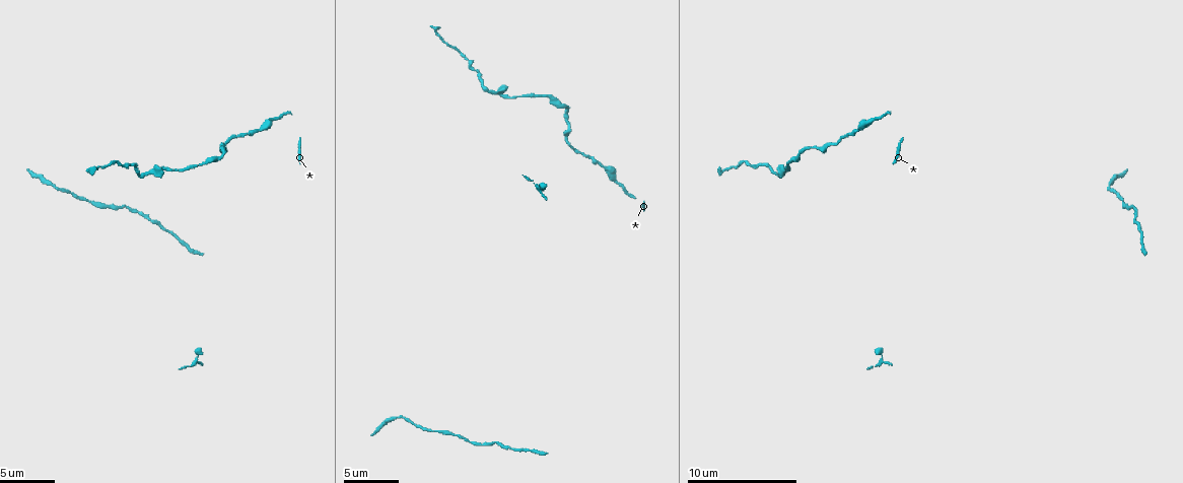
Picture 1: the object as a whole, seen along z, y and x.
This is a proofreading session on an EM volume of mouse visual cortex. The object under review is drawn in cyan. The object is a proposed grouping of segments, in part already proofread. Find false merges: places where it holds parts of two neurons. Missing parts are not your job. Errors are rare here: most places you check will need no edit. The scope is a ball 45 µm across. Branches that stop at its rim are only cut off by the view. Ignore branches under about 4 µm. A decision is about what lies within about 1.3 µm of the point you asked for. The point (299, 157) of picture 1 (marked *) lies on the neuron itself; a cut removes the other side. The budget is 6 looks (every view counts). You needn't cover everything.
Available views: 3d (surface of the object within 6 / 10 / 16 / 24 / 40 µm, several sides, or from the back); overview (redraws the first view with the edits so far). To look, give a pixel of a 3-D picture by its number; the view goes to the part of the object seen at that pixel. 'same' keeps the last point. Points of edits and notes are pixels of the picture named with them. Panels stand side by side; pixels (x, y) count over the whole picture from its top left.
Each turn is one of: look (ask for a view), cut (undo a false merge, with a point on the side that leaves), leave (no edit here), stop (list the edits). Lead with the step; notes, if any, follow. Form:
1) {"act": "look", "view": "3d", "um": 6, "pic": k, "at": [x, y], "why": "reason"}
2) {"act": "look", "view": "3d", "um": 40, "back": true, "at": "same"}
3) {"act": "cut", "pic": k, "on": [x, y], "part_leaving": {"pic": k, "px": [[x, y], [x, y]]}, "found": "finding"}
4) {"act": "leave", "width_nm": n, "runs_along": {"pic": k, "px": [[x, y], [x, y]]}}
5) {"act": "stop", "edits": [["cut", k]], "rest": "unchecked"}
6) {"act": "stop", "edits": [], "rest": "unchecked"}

{"act": "look", "view": "3d", "um": 6, "pic": 1, "at": [1109, 185], "why": "sudden change in width"}

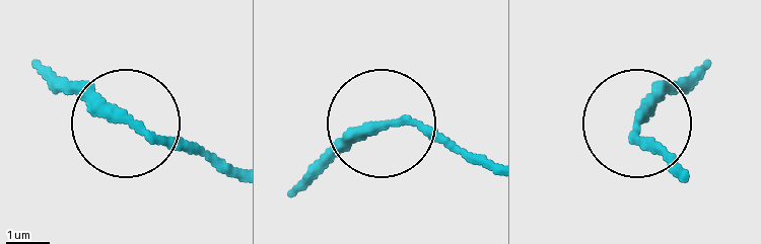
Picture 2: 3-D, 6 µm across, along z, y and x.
{"act": "leave", "width_nm": 230, "found": "all the same neuron"}

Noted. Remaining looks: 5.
{"act": "look", "view": "3d", "um": 16, "pic": 1, "at": [1127, 208], "why": "thick turns thin"}

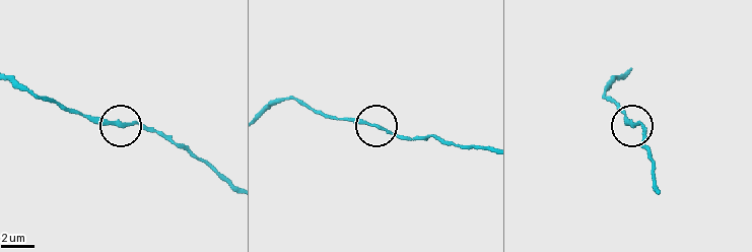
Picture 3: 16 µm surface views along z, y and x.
{"act": "look", "view": "3d", "um": 16, "back": true, "pic": 3, "at": [120, 126], "why": "from behind"}

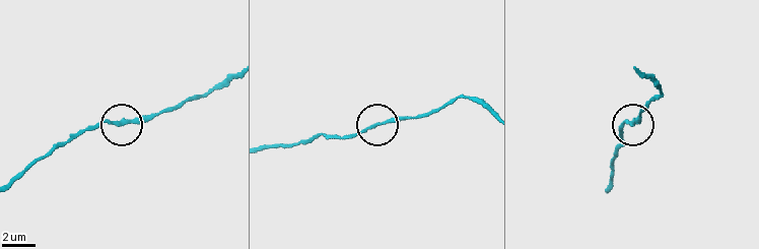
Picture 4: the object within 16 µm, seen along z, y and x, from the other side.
{"act": "leave", "width_nm": 200, "found": "one neuron here"}

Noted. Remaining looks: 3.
{"act": "look", "view": "3d", "um": 10, "pic": 1, "at": [484, 88], "why": "thick turns thin"}

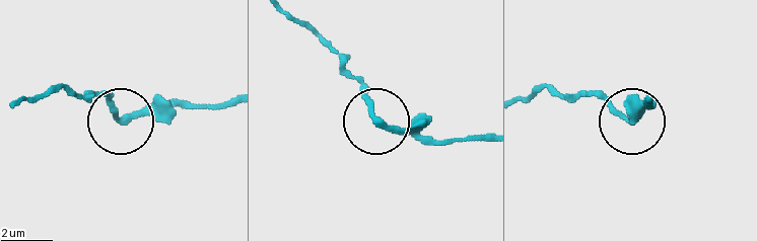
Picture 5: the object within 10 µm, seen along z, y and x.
{"act": "leave", "width_nm": 230, "runs_along": {"pic": 5, "px": [[485, 138], [426, 144], [388, 129], [350, 75]]}, "found": "all the same neuron"}

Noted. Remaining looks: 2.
{"act": "stop", "edits": [], "rest": "unchecked"}

